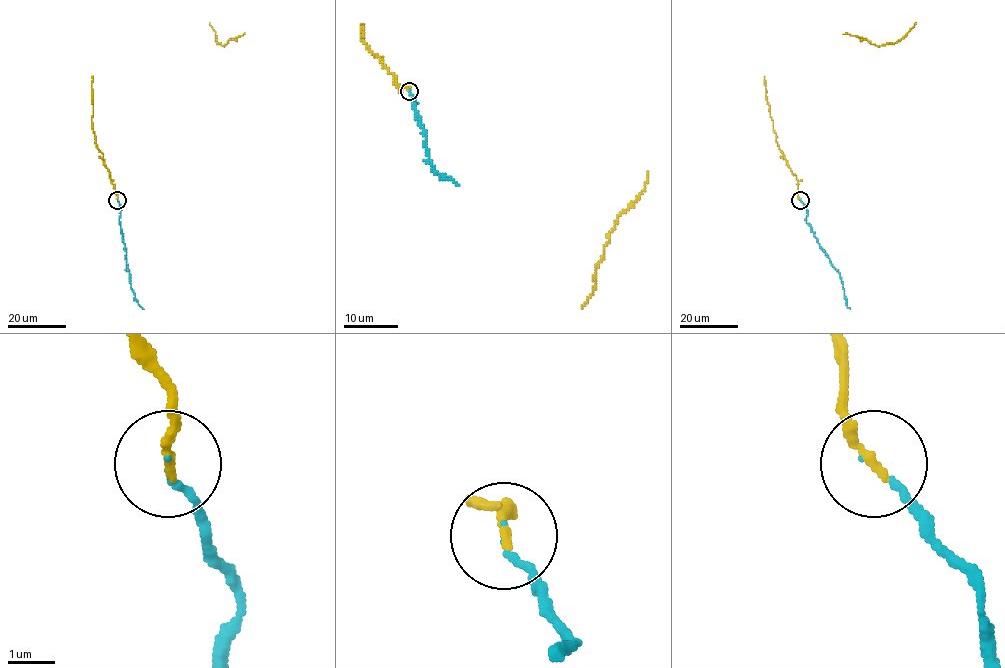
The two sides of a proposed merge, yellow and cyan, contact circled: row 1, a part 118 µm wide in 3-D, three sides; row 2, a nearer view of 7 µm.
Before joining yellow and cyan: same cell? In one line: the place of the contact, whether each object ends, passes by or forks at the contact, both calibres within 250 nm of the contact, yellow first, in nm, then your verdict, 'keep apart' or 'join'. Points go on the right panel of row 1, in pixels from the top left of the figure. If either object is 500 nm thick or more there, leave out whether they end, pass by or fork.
place (800, 200); yellow ends; cyan ends; calibres 200 and 110 nm; join

